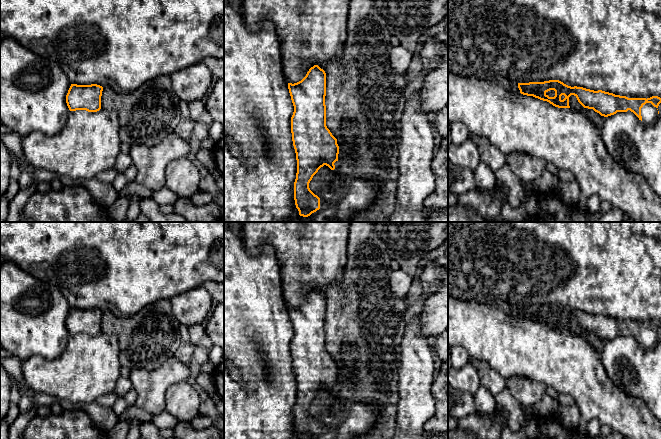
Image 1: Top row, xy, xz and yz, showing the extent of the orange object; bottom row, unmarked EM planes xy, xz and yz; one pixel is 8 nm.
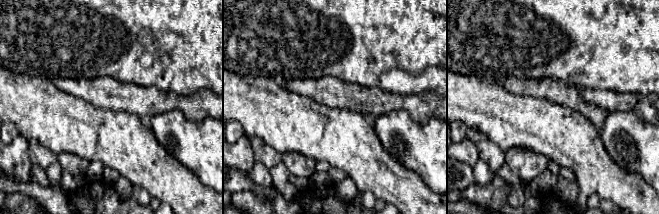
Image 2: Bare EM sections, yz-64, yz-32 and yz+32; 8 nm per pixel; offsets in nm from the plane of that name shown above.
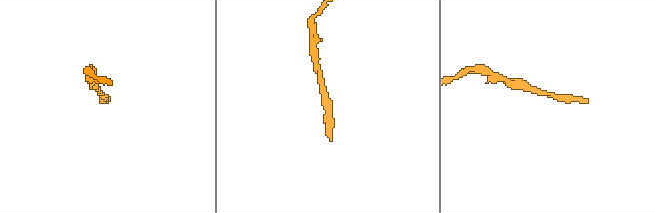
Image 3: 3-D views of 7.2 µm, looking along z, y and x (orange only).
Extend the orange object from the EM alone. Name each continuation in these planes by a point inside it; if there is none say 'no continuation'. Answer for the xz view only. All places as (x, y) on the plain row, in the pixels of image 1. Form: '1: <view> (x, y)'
no continuation

